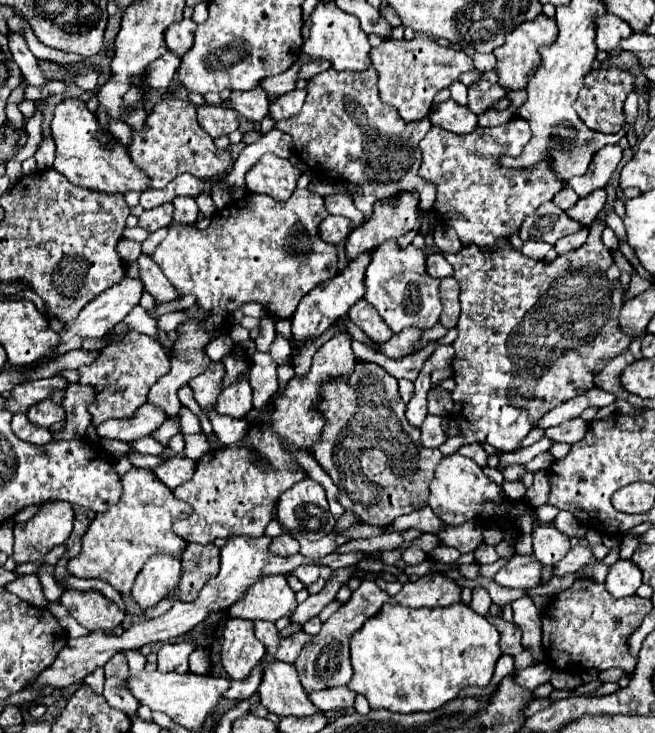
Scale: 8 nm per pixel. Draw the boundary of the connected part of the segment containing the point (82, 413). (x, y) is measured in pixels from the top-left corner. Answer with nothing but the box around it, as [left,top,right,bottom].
[53,383,95,441]

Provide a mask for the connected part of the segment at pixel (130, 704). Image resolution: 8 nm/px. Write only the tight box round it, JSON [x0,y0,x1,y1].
[103,653,137,717]

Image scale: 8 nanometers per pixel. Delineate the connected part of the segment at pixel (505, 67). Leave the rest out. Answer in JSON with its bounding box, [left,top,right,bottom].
[493,13,557,91]

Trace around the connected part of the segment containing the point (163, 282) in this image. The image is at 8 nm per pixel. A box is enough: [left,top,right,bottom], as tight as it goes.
[137,255,181,303]

